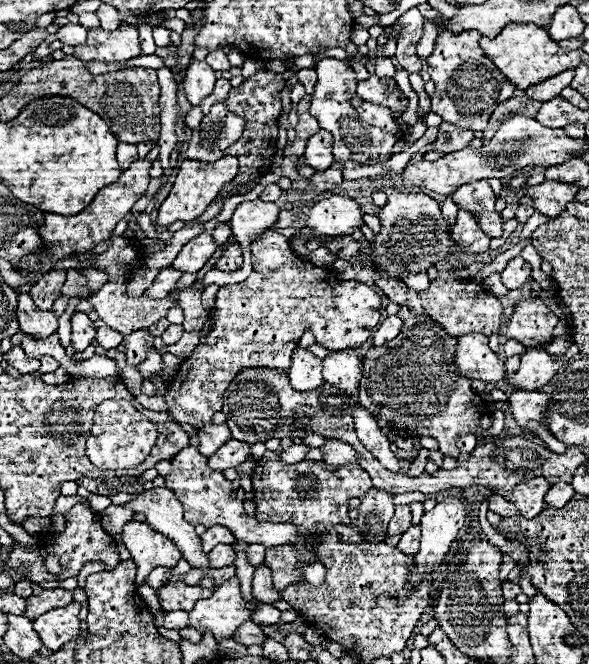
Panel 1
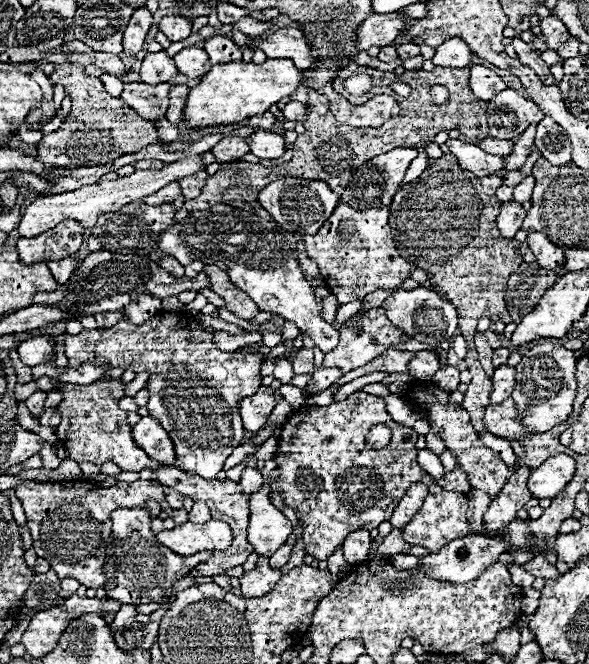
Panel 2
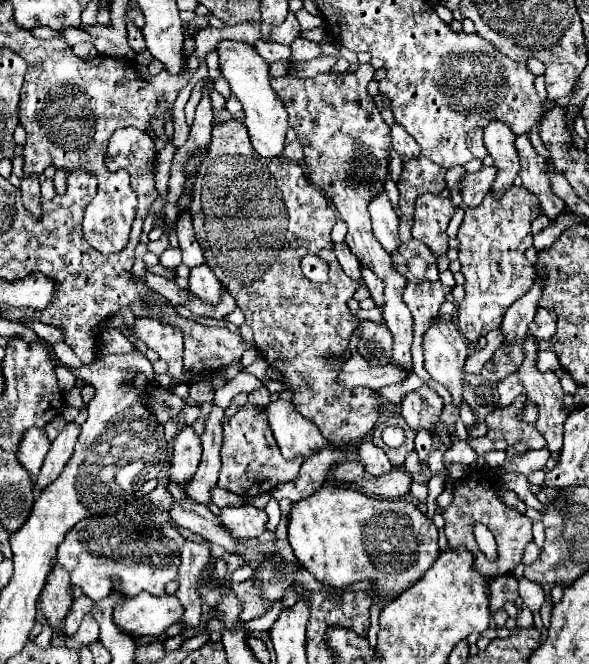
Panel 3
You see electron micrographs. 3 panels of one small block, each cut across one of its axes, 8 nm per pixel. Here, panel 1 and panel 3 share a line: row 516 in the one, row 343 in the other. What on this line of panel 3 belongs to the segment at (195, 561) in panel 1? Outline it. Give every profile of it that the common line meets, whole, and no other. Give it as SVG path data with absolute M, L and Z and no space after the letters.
M140 318L136 320L134 334L144 344L148 344L148 348L154 350L162 360L168 362L168 374L172 378L178 378L180 382L184 382L184 374L182 374L184 334L180 332L180 328L172 324L164 324L162 320L154 320L154 318Z

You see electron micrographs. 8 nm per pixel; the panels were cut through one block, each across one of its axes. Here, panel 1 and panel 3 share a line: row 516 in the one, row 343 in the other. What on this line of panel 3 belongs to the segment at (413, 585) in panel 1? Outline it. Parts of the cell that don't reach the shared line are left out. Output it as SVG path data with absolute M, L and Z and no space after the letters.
M432 320L428 330L424 332L424 368L428 374L444 384L452 398L454 404L460 406L462 400L462 380L464 372L462 366L468 356L468 348L464 342L462 332L446 320Z

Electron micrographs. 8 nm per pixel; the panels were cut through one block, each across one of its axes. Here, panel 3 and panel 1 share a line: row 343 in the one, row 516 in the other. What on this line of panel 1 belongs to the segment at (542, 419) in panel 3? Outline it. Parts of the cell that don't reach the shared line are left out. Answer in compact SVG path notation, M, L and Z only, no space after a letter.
M530 478L520 482L512 492L506 494L508 502L516 504L524 518L536 518L544 510L544 494L550 482L546 478Z

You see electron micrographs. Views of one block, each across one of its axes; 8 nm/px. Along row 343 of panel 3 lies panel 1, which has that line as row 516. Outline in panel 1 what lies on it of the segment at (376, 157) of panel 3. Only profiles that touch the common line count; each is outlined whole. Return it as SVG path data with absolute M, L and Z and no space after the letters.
M396 506L394 518L390 520L388 526L388 536L398 536L404 530L408 530L408 526L412 526L412 514L410 514L410 506Z

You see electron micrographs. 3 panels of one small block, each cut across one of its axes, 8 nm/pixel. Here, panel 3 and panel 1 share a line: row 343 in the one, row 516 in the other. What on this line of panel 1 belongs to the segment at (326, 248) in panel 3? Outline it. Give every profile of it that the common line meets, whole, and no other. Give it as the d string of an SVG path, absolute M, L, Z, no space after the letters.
M266 450L264 456L256 462L252 474L252 494L256 504L256 520L258 522L282 522L298 526L300 534L328 534L338 524L350 524L348 502L350 498L362 498L372 488L372 480L368 472L360 466L330 466L322 460L302 460L296 464L286 464L280 460L280 452Z

